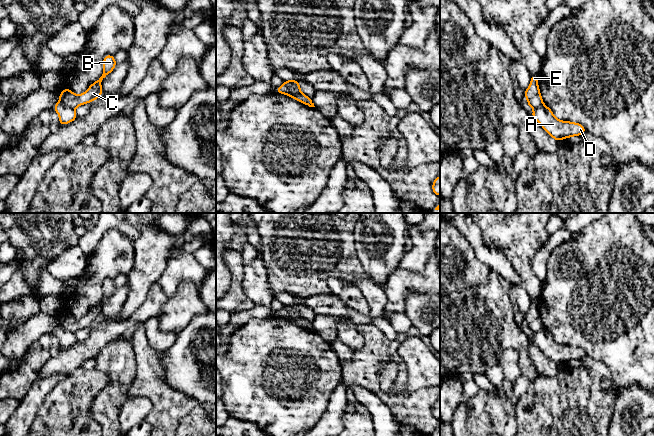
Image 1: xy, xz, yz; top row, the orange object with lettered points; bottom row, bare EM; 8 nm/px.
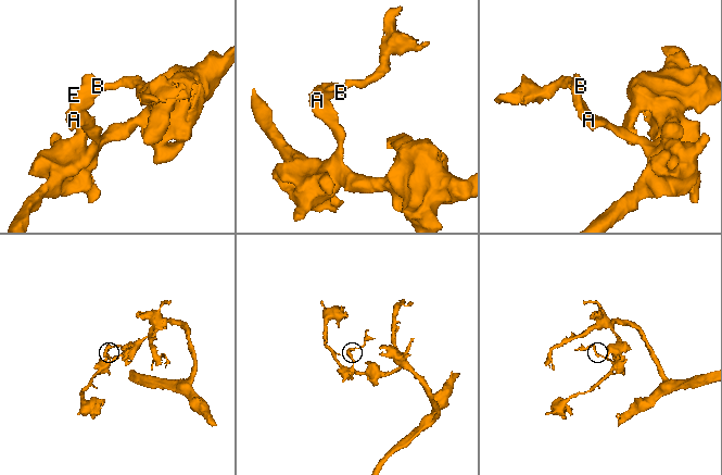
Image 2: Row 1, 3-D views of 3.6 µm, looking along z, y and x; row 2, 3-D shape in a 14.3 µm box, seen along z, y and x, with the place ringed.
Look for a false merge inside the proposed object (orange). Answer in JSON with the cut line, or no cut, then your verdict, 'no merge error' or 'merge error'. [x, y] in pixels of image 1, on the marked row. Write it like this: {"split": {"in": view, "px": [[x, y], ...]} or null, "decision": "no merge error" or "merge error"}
{"split": {"in": "xz", "px": [[287, 80], [291, 87], [301, 93]]}, "decision": "merge error"}

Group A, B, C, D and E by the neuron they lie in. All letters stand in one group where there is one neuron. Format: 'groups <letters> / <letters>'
groups A D / B C E

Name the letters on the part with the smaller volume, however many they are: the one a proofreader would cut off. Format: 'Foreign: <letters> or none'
Foreign: B, C, E

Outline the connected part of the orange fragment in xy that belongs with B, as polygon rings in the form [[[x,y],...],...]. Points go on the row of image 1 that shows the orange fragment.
[[[114,55],[104,56],[102,76],[97,81],[92,83],[89,88],[80,95],[73,93],[70,88],[63,89],[59,94],[59,102],[64,106],[73,109],[86,103],[92,103],[95,99],[103,95],[101,82],[114,70],[116,64],[117,62],[115,61]]]

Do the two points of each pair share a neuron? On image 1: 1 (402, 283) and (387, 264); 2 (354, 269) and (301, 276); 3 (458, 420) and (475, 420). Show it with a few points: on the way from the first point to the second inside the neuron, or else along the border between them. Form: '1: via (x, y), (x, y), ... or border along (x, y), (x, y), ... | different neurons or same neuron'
1: border along (397, 268), (388, 277), (383, 288) | different neurons
2: via (341, 268), (314, 268) | same neuron
3: border along (464, 402), (467, 414), (466, 425) | different neurons

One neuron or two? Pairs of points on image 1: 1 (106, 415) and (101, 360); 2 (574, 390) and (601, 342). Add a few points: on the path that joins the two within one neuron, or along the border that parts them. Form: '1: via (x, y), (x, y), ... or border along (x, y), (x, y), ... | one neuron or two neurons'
1: via (109, 401), (114, 394), (114, 374) | one neuron
2: border along (586, 355), (601, 361), (610, 373) | two neurons

